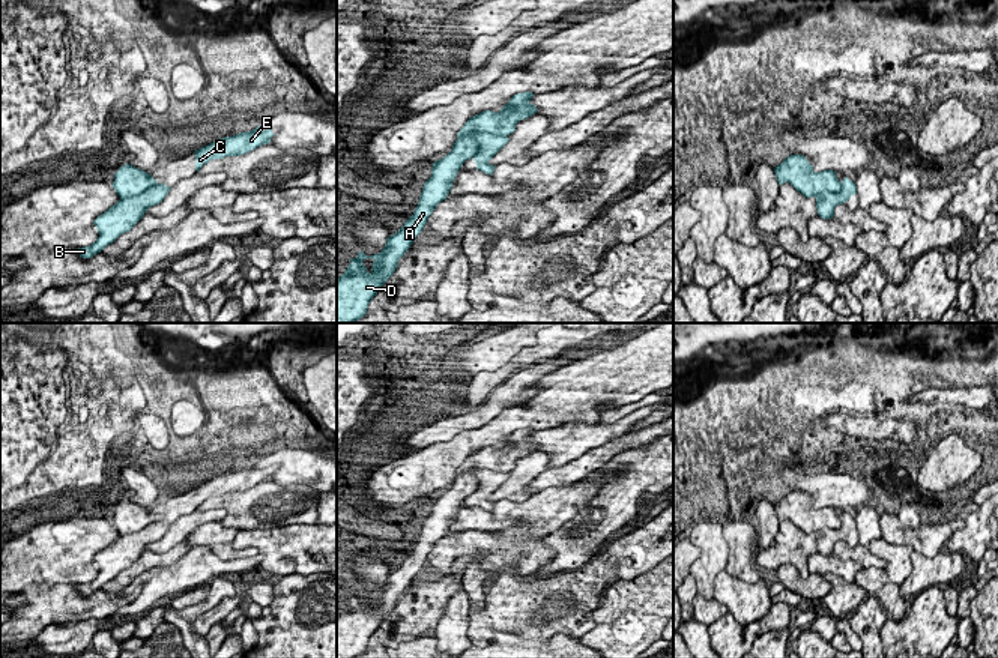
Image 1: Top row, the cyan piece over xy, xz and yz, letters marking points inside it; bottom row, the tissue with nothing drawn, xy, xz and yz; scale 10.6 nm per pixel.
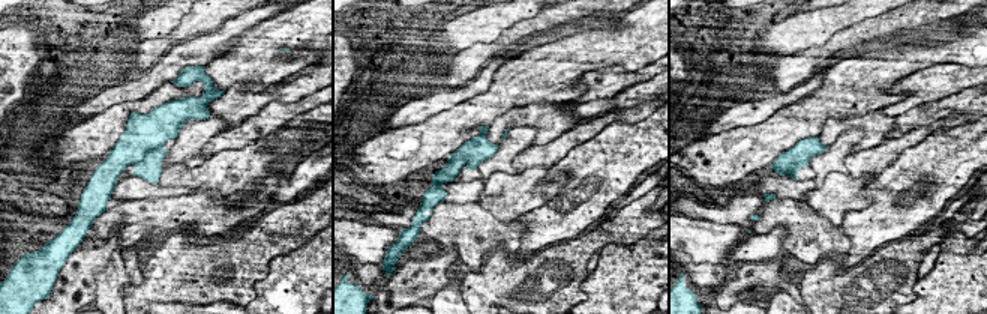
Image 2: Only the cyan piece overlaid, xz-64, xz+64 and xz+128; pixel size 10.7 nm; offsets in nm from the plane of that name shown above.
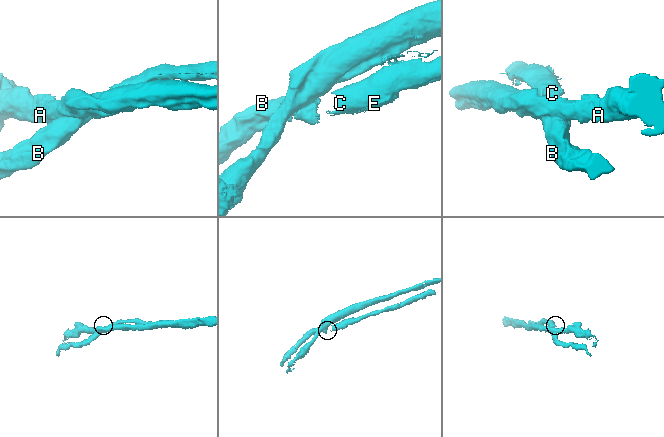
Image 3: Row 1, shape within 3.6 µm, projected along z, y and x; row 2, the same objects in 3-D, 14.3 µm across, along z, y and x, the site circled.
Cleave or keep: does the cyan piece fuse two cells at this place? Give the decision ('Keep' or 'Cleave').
Cleave

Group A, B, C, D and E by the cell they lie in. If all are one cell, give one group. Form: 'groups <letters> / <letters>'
groups A D / B C E

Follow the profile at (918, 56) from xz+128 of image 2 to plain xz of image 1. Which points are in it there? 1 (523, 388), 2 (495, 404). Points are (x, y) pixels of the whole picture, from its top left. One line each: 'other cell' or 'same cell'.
1: other cell
2: other cell

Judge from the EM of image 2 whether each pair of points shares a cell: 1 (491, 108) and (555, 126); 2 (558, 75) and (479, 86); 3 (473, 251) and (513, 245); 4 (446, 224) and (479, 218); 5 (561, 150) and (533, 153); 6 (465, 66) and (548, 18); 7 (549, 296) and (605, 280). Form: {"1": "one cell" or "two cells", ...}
{"1": "two cells", "2": "two cells", "3": "one cell", "4": "one cell", "5": "one cell", "6": "one cell", "7": "two cells"}

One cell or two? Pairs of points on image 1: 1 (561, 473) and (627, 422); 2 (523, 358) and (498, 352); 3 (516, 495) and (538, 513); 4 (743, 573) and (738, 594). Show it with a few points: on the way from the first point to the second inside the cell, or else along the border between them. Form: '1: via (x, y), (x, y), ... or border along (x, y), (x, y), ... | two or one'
1: border along (629, 431), (613, 437) | two
2: border along (537, 338), (534, 344), (525, 346), (504, 365) | two
3: border along (531, 495), (522, 501), (499, 499), (496, 502) | two
4: border along (725, 570), (752, 583), (762, 576) | two

